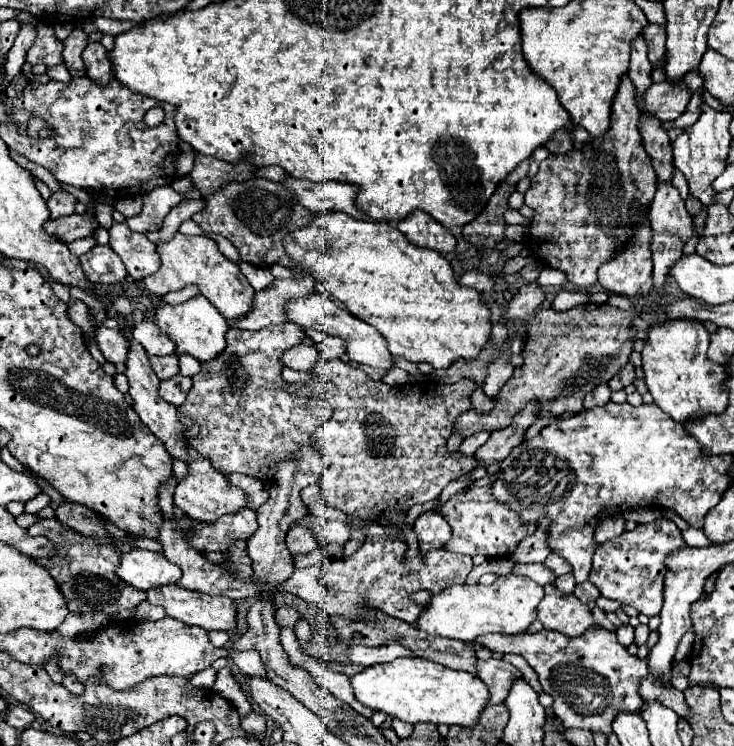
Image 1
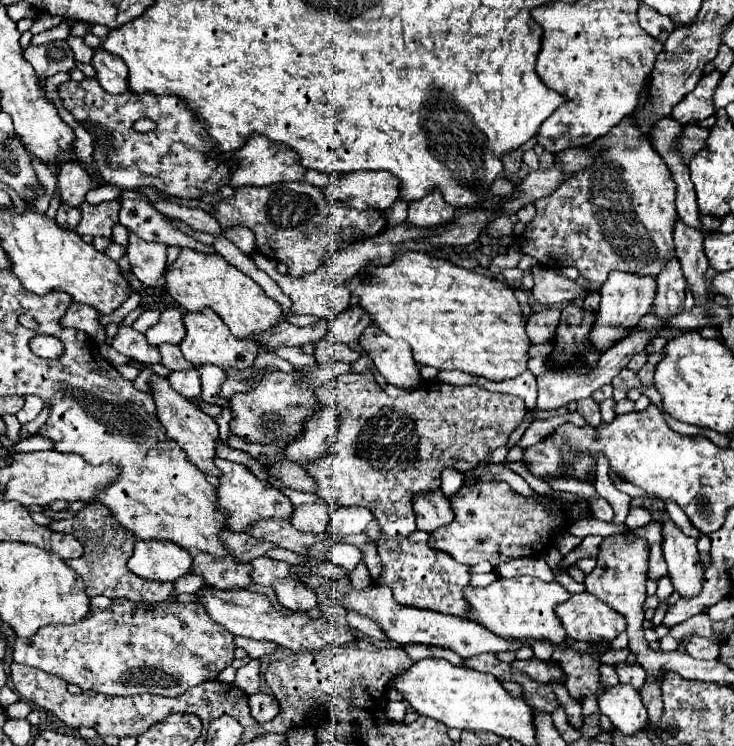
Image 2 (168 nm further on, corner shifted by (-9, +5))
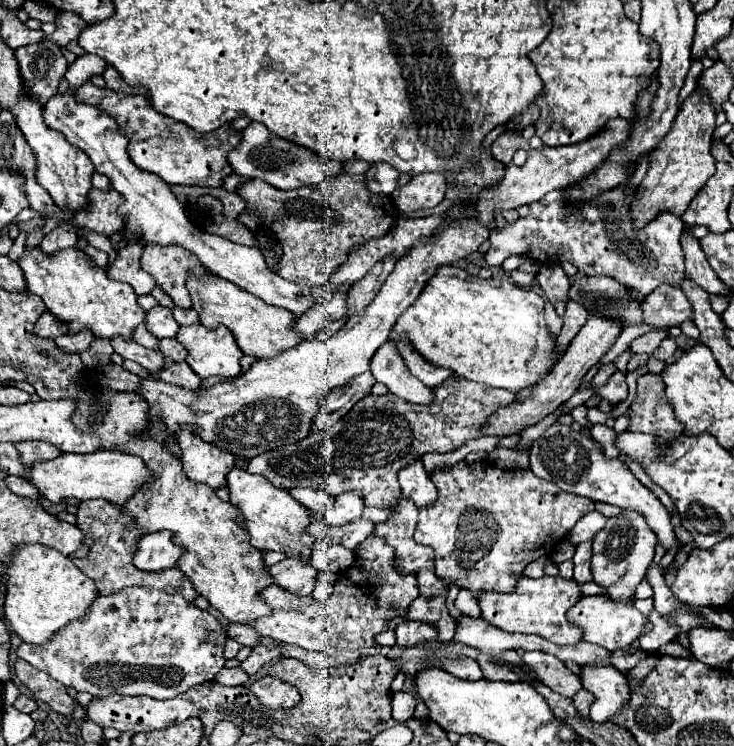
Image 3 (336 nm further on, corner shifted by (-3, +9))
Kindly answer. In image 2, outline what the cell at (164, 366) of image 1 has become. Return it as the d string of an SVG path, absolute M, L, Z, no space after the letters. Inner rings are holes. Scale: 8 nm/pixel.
M164 343L158 347L160 349L160 363L170 371L186 371L186 369L194 369L194 365L190 361L184 359L182 351L178 349L178 345L172 345L172 343Z

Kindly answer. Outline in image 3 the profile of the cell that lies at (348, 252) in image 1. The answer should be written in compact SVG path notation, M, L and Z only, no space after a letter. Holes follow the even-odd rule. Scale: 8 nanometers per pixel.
M452 265L438 269L438 273L422 289L420 297L400 315L394 331L408 333L414 349L430 363L448 367L456 375L470 381L484 383L496 389L508 389L514 395L544 379L558 361L556 339L550 335L544 319L544 299L534 289L516 287L508 279L498 277L472 277L464 269Z

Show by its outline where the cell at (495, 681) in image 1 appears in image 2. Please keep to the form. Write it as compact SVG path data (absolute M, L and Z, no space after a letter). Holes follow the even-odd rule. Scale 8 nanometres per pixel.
M528 659L528 661L512 661L510 663L514 669L526 673L530 679L540 681L540 683L548 683L548 681L564 681L564 673L558 665L554 663L544 663L540 659Z

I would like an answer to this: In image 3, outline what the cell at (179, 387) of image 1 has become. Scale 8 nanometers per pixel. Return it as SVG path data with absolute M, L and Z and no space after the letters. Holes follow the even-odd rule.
M186 361L174 363L174 365L170 365L170 367L164 367L164 369L158 373L158 377L164 379L166 383L180 385L180 387L186 387L186 389L198 389L198 385L200 385L198 375L190 369L190 365L188 365Z

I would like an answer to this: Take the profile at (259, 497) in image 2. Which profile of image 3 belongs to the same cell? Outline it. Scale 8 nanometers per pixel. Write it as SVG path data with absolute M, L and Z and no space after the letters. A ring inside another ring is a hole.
M234 467L228 473L228 491L230 501L242 511L244 525L250 533L250 545L254 545L260 551L282 551L286 555L300 555L310 559L310 551L316 547L320 537L302 535L310 523L314 523L314 515L294 501L294 497L288 491L282 491L268 481L264 481L260 475L250 475L240 467Z

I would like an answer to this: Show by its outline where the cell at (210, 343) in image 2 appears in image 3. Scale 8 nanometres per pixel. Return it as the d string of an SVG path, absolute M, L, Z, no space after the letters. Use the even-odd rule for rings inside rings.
M204 325L180 327L178 341L188 349L186 363L194 369L200 379L206 377L236 377L240 375L242 351L238 349L230 329L206 329Z

